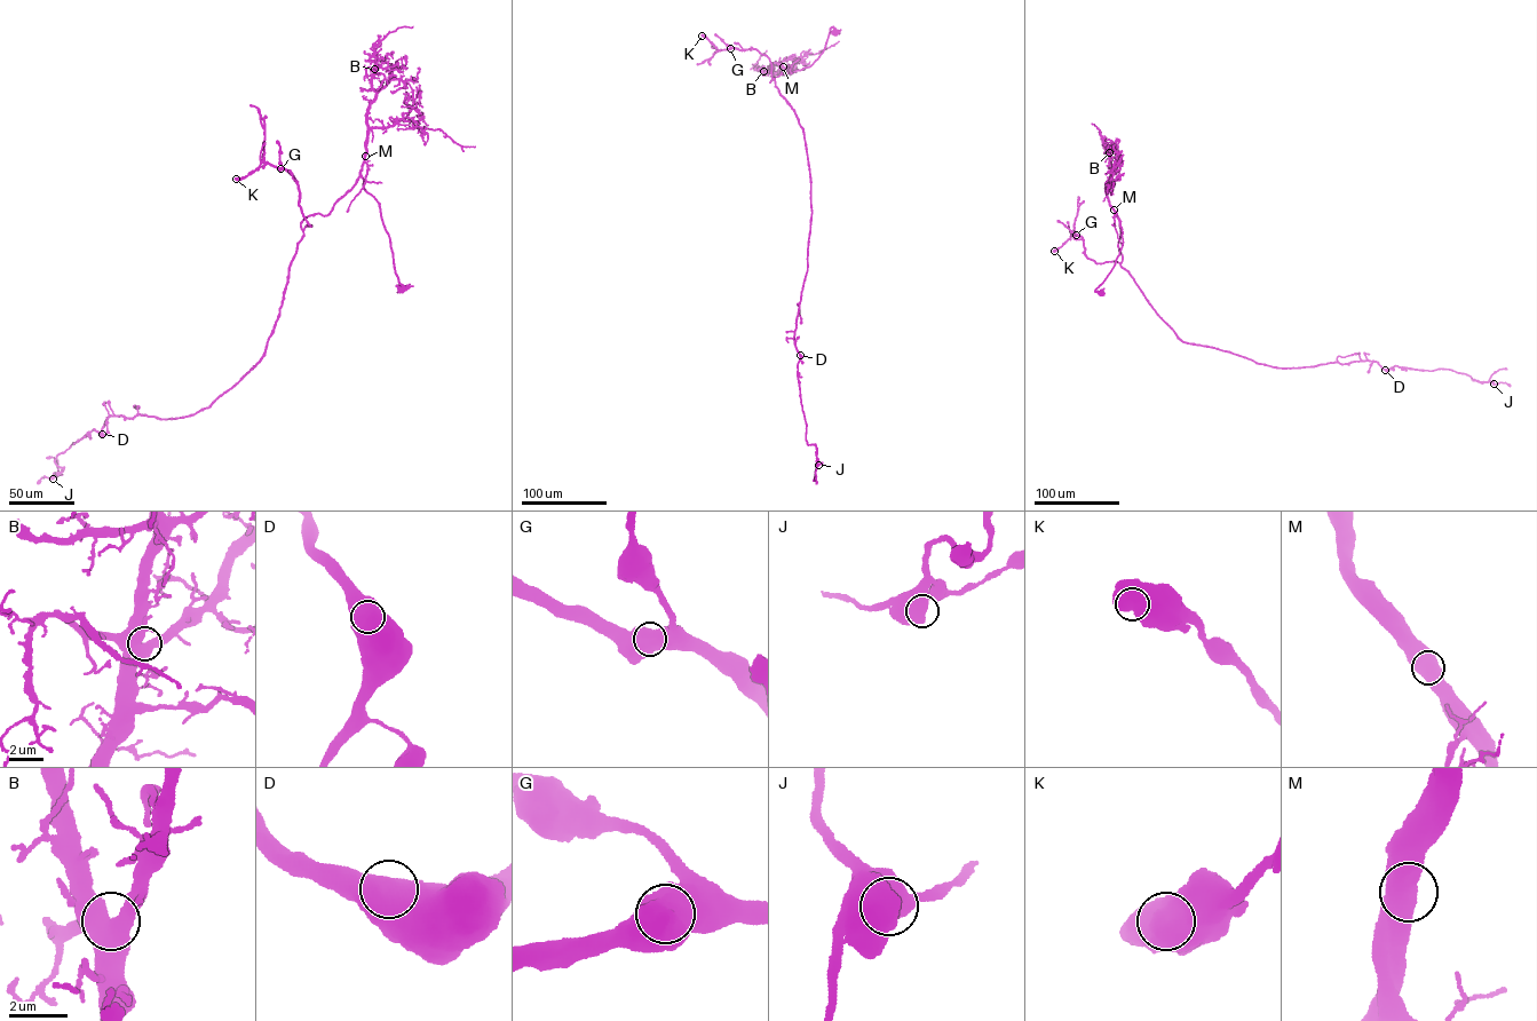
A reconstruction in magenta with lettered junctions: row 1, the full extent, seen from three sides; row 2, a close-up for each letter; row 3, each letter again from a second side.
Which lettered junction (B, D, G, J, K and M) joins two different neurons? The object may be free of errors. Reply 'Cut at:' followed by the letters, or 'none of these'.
Cut at: none of these

